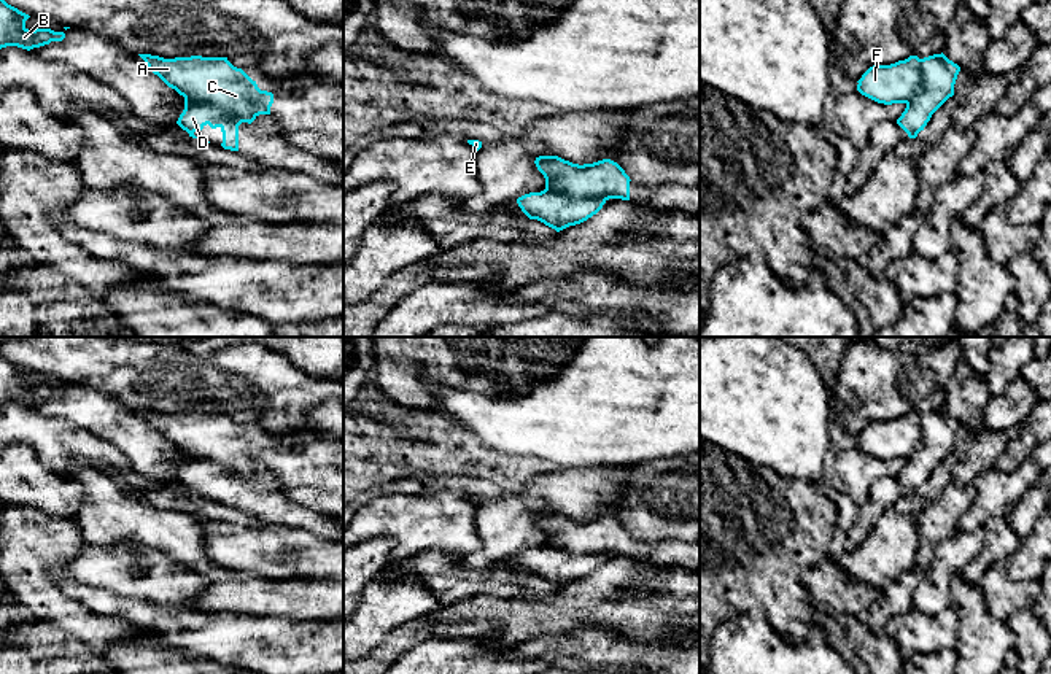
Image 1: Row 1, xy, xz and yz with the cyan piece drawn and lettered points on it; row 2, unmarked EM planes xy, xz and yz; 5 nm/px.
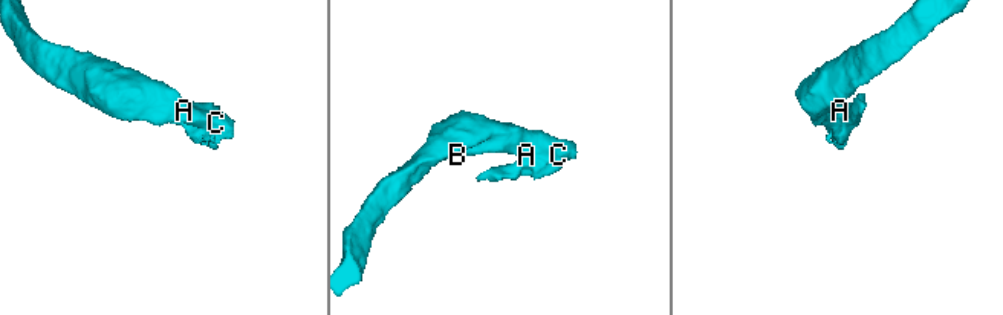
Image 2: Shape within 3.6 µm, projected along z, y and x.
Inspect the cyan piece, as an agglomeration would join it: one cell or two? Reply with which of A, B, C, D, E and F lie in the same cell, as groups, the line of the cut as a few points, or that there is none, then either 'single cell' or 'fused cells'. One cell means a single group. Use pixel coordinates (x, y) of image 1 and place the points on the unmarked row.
groups A B C E F / D; cut xy (185, 452), (231, 466), (244, 477); fused cells

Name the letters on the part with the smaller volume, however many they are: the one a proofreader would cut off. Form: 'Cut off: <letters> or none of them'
Cut off: D

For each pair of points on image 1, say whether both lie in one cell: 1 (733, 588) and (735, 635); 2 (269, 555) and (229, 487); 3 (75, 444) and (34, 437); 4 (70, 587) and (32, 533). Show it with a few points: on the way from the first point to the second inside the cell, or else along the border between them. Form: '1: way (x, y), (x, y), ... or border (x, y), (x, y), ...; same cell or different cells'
1: border (771, 623), (749, 609), (716, 628); different cells
2: border (267, 522), (304, 531); different cells
3: way (65, 444), (43, 437); same cell
4: border (59, 577), (58, 585), (86, 608); different cells

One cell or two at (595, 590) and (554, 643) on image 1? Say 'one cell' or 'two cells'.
two cells

